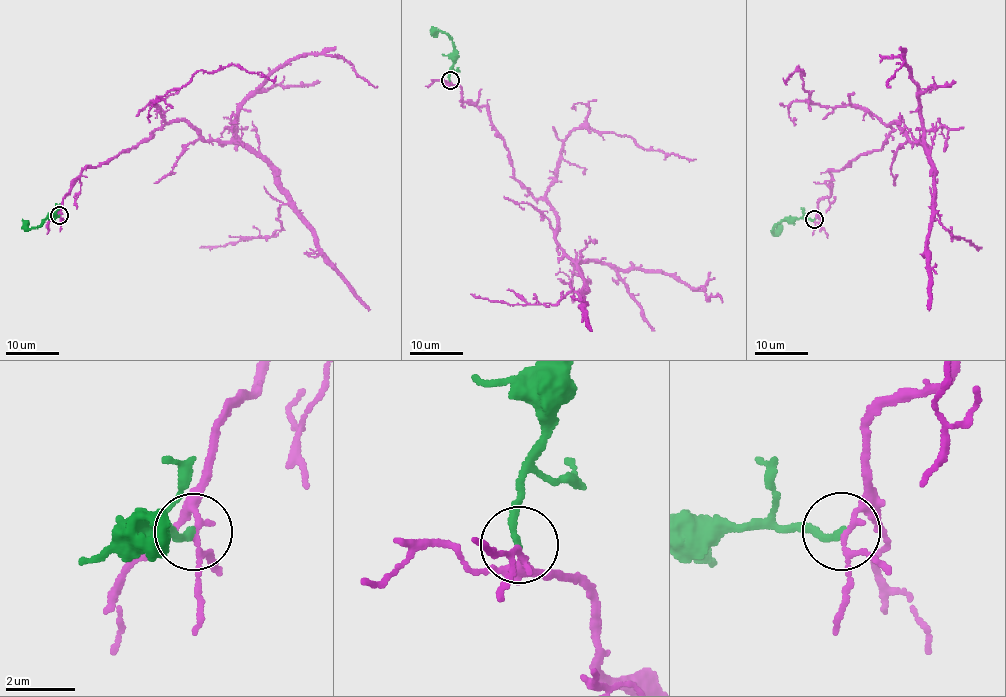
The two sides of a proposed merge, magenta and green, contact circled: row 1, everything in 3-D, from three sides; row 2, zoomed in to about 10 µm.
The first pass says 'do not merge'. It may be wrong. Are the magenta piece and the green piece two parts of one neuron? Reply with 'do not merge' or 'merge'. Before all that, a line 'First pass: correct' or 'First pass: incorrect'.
First pass: correct
do not merge

